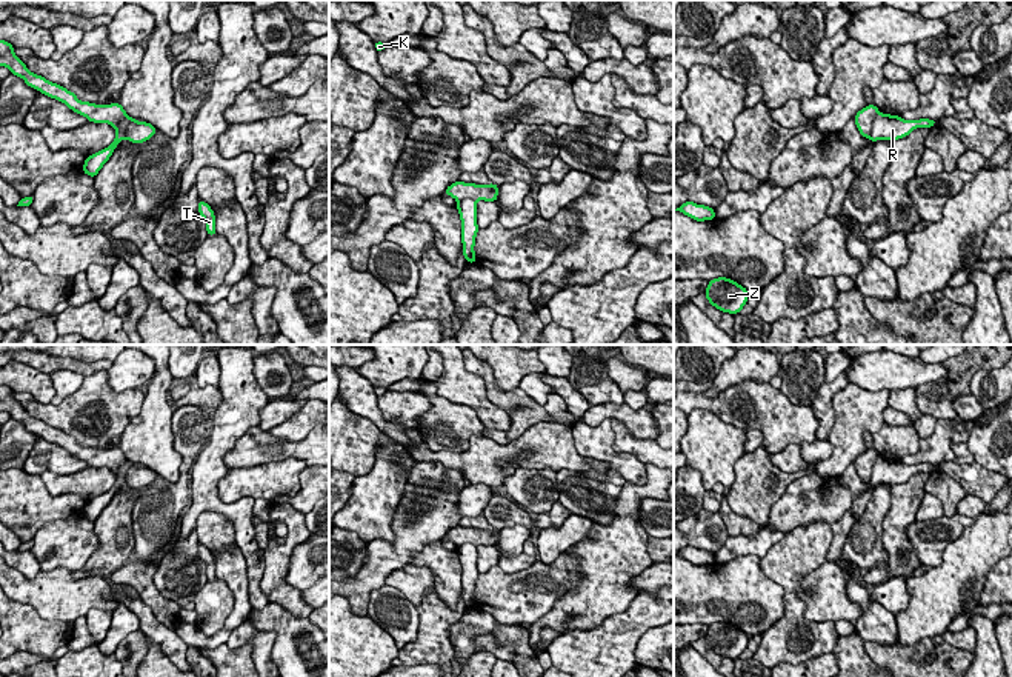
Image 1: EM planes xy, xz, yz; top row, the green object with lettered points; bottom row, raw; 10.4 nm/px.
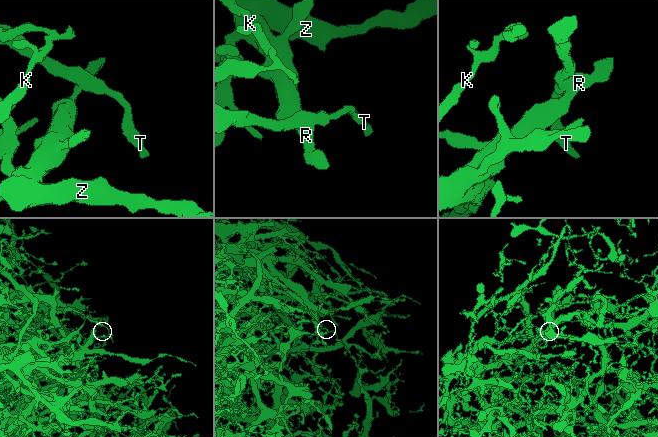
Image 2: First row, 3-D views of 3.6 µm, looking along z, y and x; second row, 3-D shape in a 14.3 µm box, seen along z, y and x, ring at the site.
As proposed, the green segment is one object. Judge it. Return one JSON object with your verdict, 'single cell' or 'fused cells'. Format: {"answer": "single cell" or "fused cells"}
{"answer": "fused cells"}

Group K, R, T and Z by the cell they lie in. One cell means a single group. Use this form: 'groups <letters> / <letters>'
groups K R Z / T

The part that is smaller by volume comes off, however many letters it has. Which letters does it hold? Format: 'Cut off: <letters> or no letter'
Cut off: T

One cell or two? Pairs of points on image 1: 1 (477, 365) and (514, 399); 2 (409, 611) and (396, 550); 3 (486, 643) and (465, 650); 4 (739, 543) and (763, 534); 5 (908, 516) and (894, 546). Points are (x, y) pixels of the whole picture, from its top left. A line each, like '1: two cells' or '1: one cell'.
1: one cell
2: two cells
3: two cells
4: one cell
5: one cell

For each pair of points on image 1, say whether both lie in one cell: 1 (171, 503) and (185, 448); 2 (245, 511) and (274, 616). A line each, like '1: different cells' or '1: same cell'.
1: same cell
2: different cells

